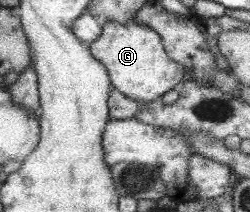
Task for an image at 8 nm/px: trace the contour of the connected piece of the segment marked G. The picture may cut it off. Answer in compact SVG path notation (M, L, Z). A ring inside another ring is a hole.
M133 19L126 24L106 21L101 26L100 35L87 46L90 55L105 67L113 89L136 103L152 102L156 96L162 96L168 90L176 88L178 80L182 78L184 69L165 53L161 36L156 31L150 30L148 26L140 26Z

